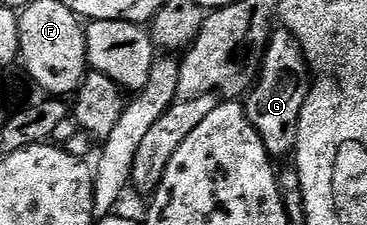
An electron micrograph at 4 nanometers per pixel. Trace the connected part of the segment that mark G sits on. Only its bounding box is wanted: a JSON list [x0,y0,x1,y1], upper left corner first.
[244,26,312,158]

